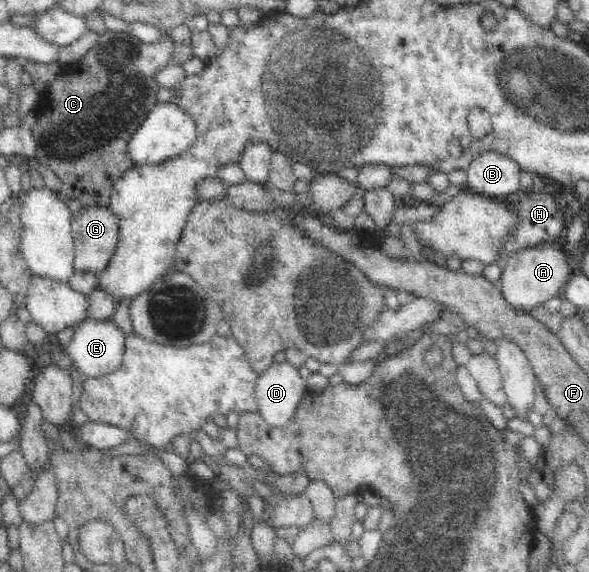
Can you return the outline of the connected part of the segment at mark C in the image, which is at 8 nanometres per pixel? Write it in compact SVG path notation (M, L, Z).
M107 31L95 44L95 48L92 47L88 53L79 61L71 63L65 66L65 75L61 79L57 79L57 83L51 87L51 93L49 93L49 103L41 103L38 101L37 108L39 112L38 124L32 128L33 138L35 138L35 143L37 143L37 158L42 162L47 164L47 167L57 175L59 181L61 182L61 187L59 190L61 195L65 198L75 198L77 201L84 206L103 206L108 207L108 203L111 197L111 190L113 189L114 183L127 171L135 168L136 165L133 163L133 158L130 157L129 152L127 152L127 147L129 141L135 131L141 127L141 122L145 119L146 115L149 114L156 107L158 103L158 95L160 90L159 83L157 82L157 73L165 66L174 63L173 55L175 53L175 41L171 39L168 35L163 37L161 41L155 41L155 43L143 43L136 36L133 36L128 31L121 32L109 32Z

